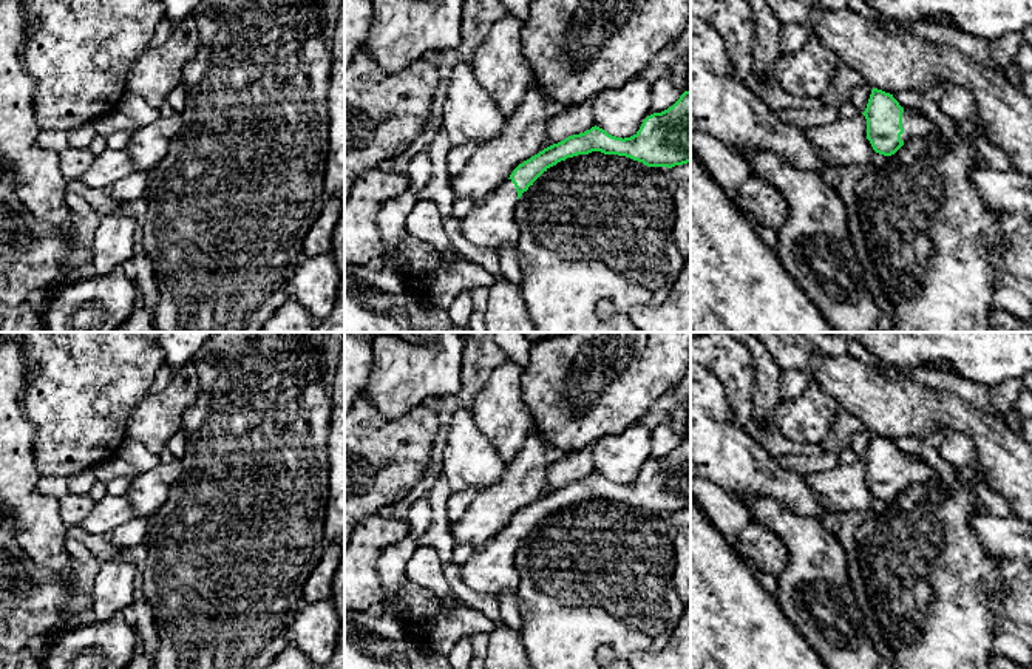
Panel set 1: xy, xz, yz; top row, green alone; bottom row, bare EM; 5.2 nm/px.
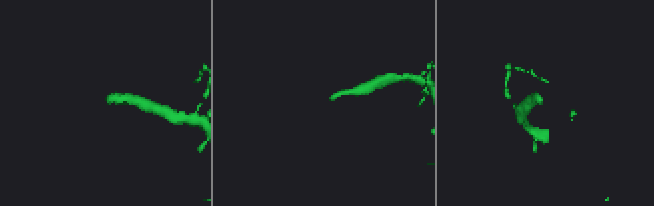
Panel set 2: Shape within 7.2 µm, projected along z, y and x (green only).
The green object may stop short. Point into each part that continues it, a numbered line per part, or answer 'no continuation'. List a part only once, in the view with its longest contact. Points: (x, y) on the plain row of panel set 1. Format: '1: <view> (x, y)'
1: yz (913, 472)

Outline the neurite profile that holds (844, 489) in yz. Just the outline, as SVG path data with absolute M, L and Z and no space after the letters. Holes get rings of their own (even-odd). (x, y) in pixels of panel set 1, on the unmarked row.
M862 459L853 465L837 465L833 470L803 474L817 499L834 513L871 510L876 498L867 485L867 465Z

